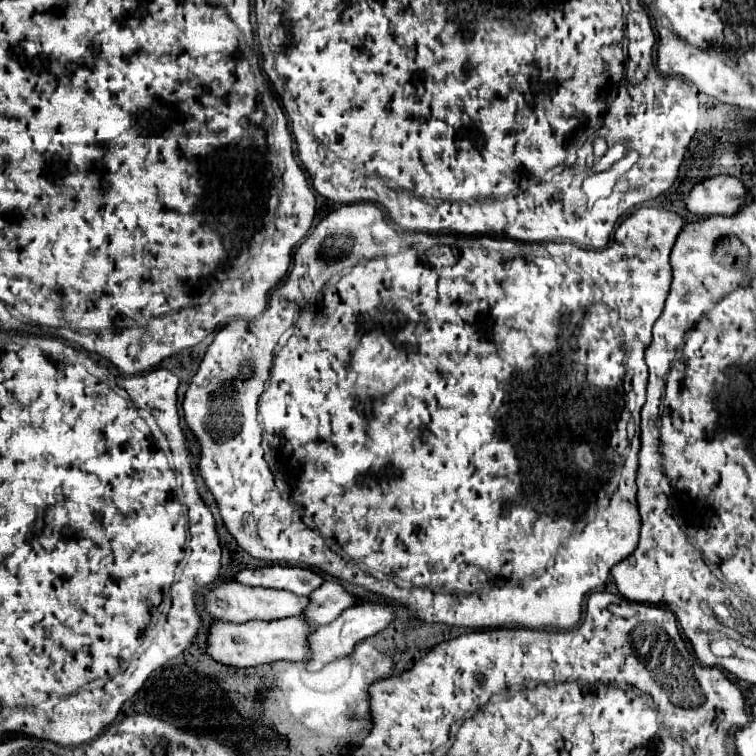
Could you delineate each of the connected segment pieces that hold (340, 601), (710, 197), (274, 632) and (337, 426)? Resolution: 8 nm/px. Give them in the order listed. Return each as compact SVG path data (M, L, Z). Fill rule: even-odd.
M323 581L323 585L309 595L309 605L303 611L303 617L311 625L327 625L331 619L337 619L341 611L353 605L355 597L351 597L337 581Z
M715 175L697 183L683 199L685 209L695 217L733 215L745 201L745 187L737 177Z
M287 617L275 621L247 621L247 623L227 623L227 621L213 621L207 631L207 649L205 653L229 667L245 669L255 667L261 663L273 661L305 661L307 659L307 635L313 631L303 617Z
M375 203L343 205L341 209L332 210L295 251L293 269L283 281L283 285L277 285L271 291L269 309L265 311L263 319L259 321L235 319L229 325L225 325L209 345L199 365L199 371L193 375L193 381L185 393L183 415L199 447L197 467L207 489L213 493L217 501L225 529L231 533L237 545L255 559L321 569L323 573L335 579L353 583L369 593L381 595L393 605L407 607L423 623L445 623L451 627L469 629L487 629L503 625L521 625L527 629L575 627L581 619L581 605L585 595L607 583L611 567L623 561L627 555L631 555L639 539L639 511L635 499L637 493L635 473L639 449L635 445L635 455L631 455L631 451L625 453L629 447L627 439L617 435L623 409L615 409L615 389L617 397L623 397L623 403L627 393L623 391L623 387L599 387L591 389L589 393L589 385L593 385L589 383L589 379L595 379L595 371L599 371L599 383L611 383L611 379L615 379L615 363L619 363L619 371L623 371L625 375L623 369L625 353L625 367L627 371L631 371L627 381L631 385L631 391L635 391L637 407L633 411L633 417L637 421L637 413L646 401L647 365L643 361L643 353L651 343L653 323L659 319L671 287L669 253L683 225L685 221L671 211L643 207L631 213L619 225L619 229L615 231L615 241L609 249L589 251L579 249L573 243L525 245L493 237L427 235L415 231L413 233L397 231L391 227L391 223L385 219L383 211ZM594 287L600 290L605 305L601 301L595 301L595 297L591 295L592 292L595 293ZM607 311L619 311L619 323L617 321L616 326L611 326L611 319L607 319L609 315ZM271 443L273 443L271 455L275 455L275 463L271 465L277 469L279 475L271 475L271 469L265 463L262 444ZM223 449L239 449L239 481L235 477L231 479L229 475L223 475L221 479L221 467L229 467L225 463L237 461L237 453L231 453L235 457L227 457L229 453L225 453ZM277 476L281 476L287 486L287 489L281 492L289 491L293 503L285 501L279 493L280 489L275 487Z

